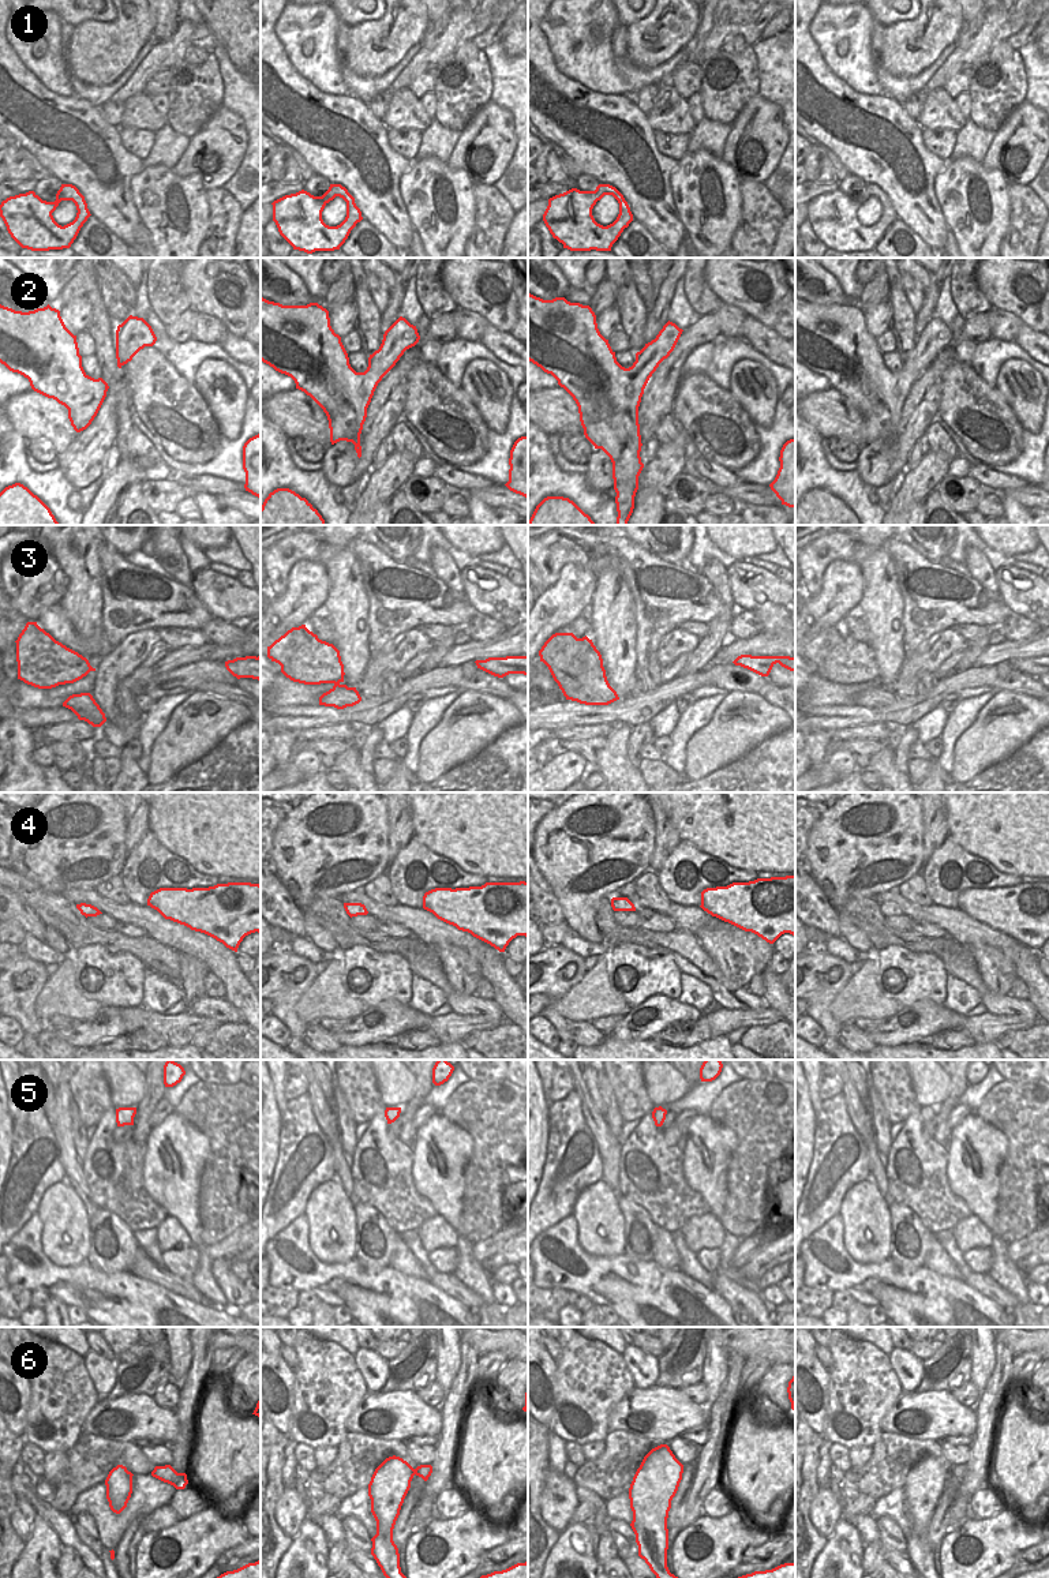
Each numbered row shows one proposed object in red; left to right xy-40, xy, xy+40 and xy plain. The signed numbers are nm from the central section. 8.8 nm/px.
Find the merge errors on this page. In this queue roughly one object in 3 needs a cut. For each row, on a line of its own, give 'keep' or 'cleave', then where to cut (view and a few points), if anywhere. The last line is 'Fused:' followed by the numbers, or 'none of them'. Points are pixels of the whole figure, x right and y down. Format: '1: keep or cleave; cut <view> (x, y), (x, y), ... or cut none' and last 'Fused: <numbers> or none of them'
1: keep; cut none
2: keep; cut none
3: cleave; cut xy (345, 685), (338, 693), (332, 693), (322, 704)
4: keep; cut none
5: keep; cut none
6: keep; cut none
Fused: 3

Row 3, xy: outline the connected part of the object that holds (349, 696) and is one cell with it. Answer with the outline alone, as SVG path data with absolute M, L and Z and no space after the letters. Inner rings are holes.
M345 686L340 694L329 694L329 698L323 702L325 706L334 706L337 709L344 709L346 706L353 706L361 701L361 697L356 687Z

